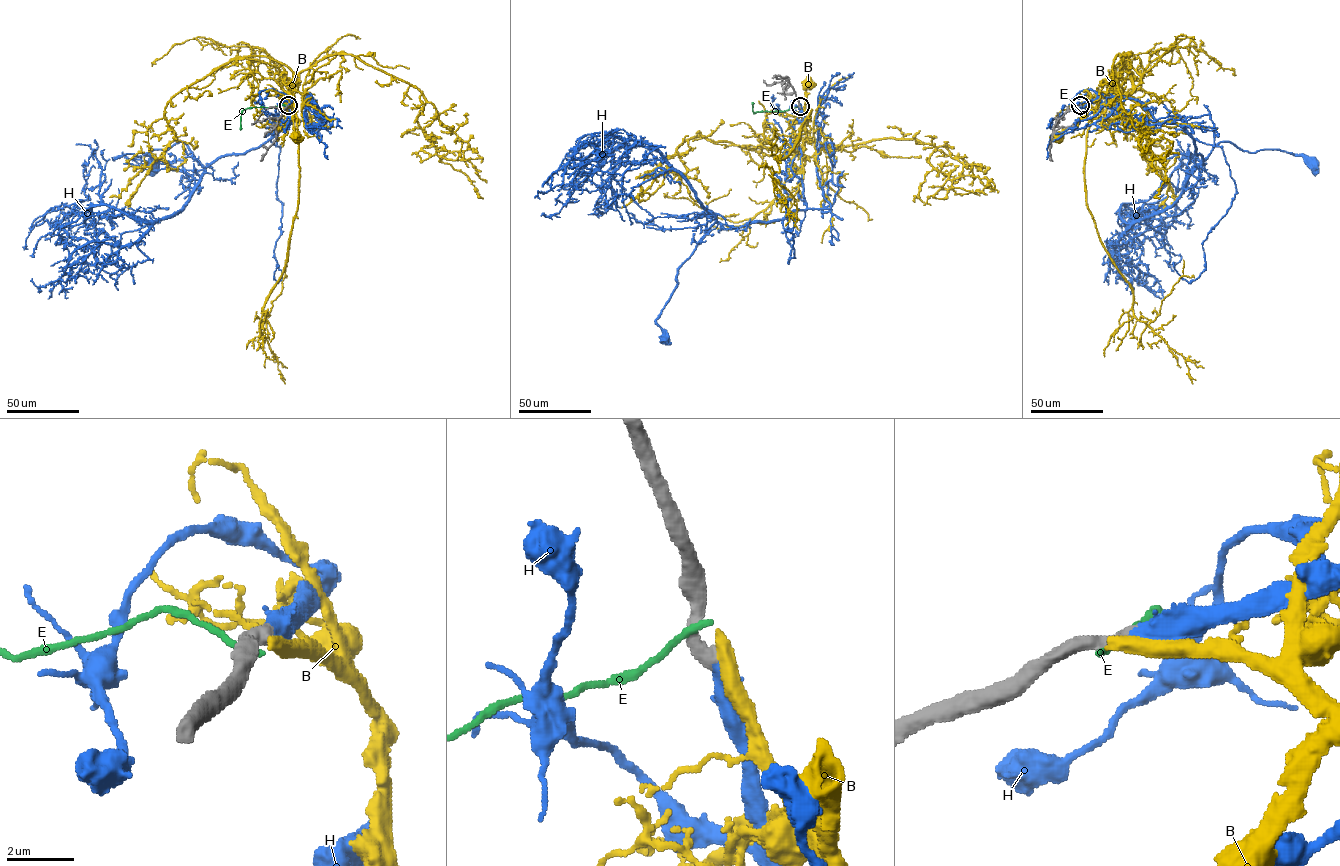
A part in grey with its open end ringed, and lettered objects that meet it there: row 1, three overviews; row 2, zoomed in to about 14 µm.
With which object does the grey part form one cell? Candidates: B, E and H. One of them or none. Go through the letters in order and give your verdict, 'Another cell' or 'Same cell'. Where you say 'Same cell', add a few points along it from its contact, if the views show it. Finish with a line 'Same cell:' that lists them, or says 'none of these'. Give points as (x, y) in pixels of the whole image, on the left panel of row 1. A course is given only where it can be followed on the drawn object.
B: Another cell
E: Another cell
H: Same cell. Its course: (287, 105), (288, 96), (294, 120), (257, 147), (203, 167), (178, 142), (144, 155), (153, 167)
Same cell: H

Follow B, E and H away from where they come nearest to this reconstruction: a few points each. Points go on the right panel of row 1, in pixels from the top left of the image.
B: (1080, 106), (1088, 111), (1076, 126), (1064, 129), (1057, 137)
E: (1079, 106), (1086, 110), (1079, 120), (1078, 129)
H: (1080, 105), (1125, 96), (1155, 122), (1180, 118), (1202, 156), (1196, 167), (1224, 142), (1302, 155), (1314, 167)

